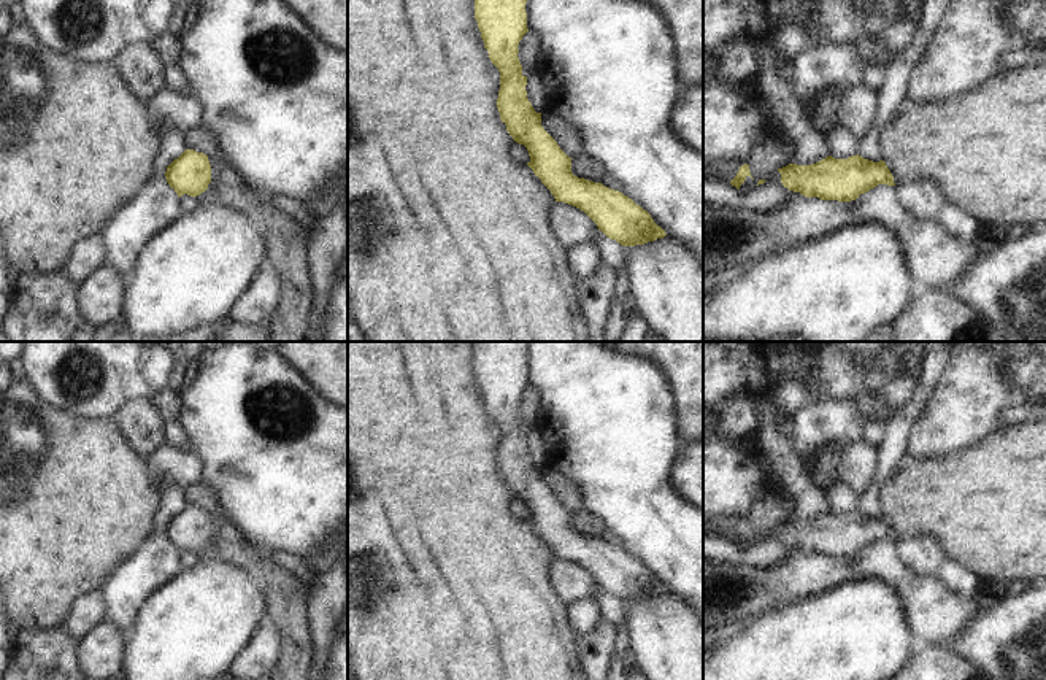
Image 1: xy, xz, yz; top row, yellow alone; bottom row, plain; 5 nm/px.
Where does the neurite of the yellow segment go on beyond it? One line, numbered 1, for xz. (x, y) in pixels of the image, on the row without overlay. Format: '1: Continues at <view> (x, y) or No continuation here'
1: No continuation here

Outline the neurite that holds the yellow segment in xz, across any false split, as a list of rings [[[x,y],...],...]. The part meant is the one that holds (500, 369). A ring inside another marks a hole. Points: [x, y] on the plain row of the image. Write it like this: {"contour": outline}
{"contour": [[[476,342],[475,375],[500,427],[497,464],[508,489],[529,507],[527,521],[551,547],[556,558],[584,567],[608,594],[622,602],[644,601],[663,594],[665,586],[651,570],[619,547],[571,529],[568,513],[543,485],[541,469],[527,454],[527,432],[517,413],[517,402],[529,388],[525,369],[527,342]]]}

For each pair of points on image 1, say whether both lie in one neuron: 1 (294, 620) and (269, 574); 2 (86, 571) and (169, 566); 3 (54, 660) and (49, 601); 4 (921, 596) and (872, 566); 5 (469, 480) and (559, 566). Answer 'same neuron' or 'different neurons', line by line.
1: same neuron
2: different neurons
3: different neurons
4: same neuron
5: different neurons

